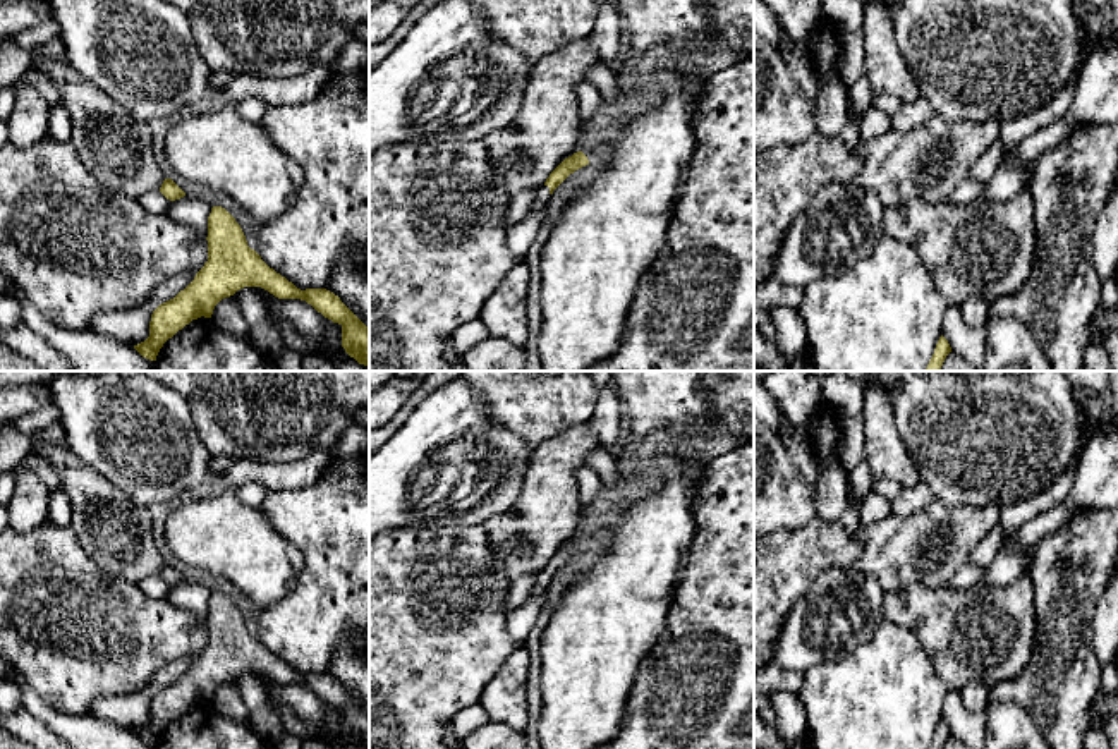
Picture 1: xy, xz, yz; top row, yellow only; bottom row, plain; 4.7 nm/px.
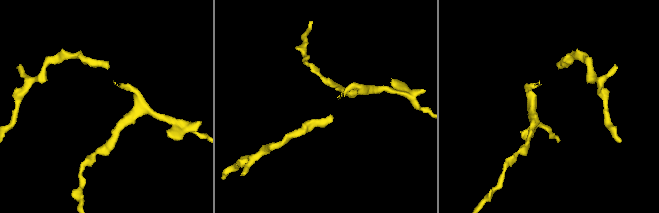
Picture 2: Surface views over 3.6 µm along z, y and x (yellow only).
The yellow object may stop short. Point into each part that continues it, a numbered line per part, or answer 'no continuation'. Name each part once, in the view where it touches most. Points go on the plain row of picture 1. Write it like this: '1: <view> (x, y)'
1: xz (543, 581)

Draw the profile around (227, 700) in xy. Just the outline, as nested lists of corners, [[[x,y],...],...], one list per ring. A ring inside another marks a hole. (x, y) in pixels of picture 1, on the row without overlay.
[[[232,680],[222,684],[215,691],[211,706],[216,713],[240,723],[247,723],[251,718],[251,708],[244,703],[235,682]]]

